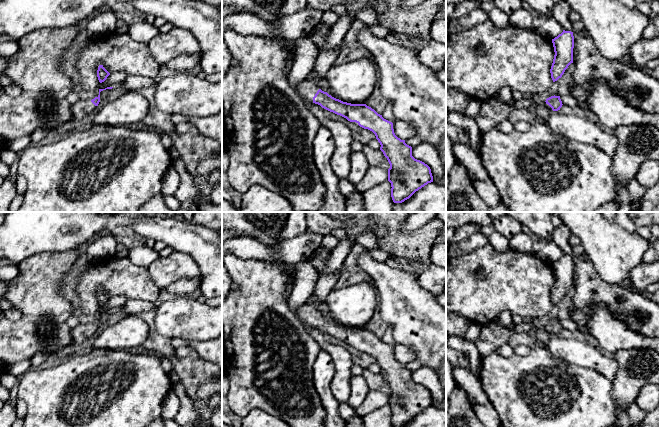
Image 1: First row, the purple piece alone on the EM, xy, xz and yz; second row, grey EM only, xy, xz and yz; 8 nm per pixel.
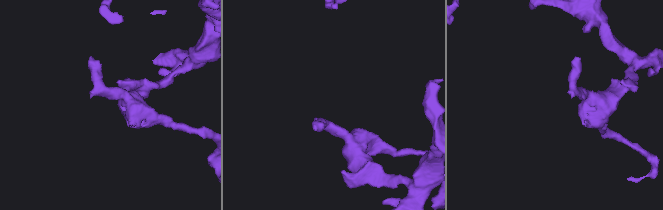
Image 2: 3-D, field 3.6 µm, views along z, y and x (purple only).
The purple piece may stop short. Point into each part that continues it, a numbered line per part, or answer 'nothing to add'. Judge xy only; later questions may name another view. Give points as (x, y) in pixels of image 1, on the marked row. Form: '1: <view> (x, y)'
1: xy (82, 108)

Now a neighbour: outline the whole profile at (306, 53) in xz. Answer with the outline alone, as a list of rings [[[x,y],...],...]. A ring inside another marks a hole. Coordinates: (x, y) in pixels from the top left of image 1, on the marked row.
[[[309,36],[301,37],[295,41],[296,51],[294,53],[294,61],[287,80],[291,88],[305,101],[309,110],[332,133],[335,142],[335,150],[330,160],[331,168],[339,181],[347,179],[351,167],[350,155],[352,153],[351,143],[353,141],[351,130],[344,123],[327,118],[324,114],[324,110],[318,104],[307,101],[298,92],[300,82],[306,79],[314,69],[319,51]]]

